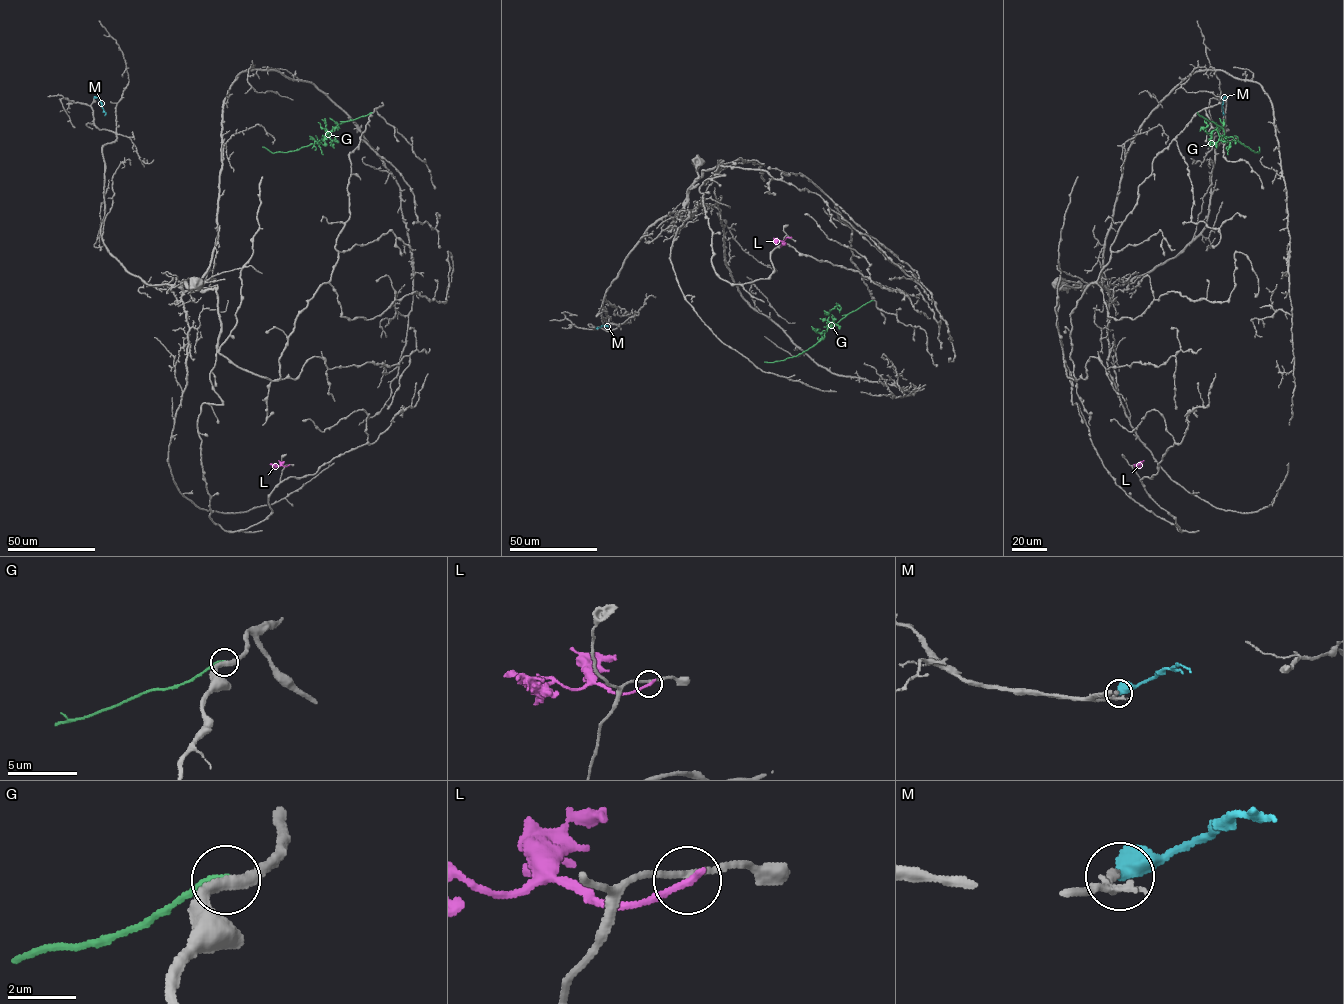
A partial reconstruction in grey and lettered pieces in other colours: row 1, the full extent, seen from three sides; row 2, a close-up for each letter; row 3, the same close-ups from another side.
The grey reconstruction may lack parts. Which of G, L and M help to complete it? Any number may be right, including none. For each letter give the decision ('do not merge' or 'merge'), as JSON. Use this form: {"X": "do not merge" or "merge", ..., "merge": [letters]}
{"G": "do not merge", "L": "do not merge", "M": "merge", "merge": ["M"]}

